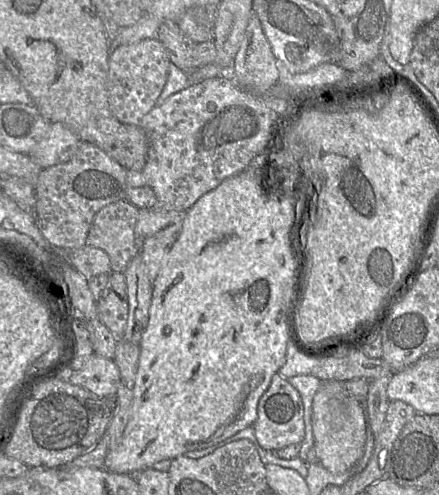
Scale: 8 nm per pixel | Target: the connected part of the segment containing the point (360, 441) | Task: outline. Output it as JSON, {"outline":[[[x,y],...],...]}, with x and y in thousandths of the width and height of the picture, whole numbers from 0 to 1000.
{"outline":[[[733,770],[715,798],[708,857],[722,931],[759,958],[797,949],[829,915],[836,838],[827,818],[788,786],[788,770]]]}

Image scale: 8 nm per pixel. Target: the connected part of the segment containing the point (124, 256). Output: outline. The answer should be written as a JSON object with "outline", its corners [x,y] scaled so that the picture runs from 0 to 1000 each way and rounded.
{"outline":[[[271,404],[232,420],[212,442],[196,495],[228,501],[244,511],[255,549],[282,552],[296,527],[317,513],[305,475],[314,438],[312,418],[289,404]]]}

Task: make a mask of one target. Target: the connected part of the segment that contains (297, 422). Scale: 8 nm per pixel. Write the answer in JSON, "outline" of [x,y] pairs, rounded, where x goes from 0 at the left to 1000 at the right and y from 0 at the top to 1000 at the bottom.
{"outline":[[[633,752],[622,758],[610,786],[588,812],[585,846],[574,863],[590,899],[606,911],[629,913],[654,901],[686,895],[695,883],[686,800]]]}

